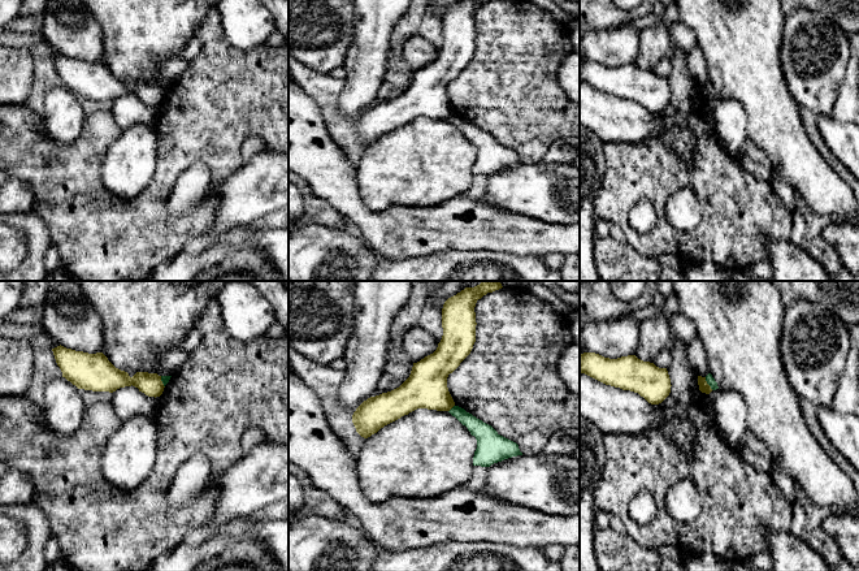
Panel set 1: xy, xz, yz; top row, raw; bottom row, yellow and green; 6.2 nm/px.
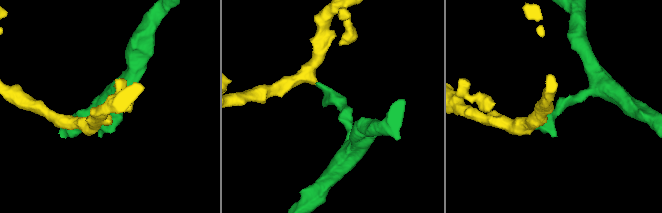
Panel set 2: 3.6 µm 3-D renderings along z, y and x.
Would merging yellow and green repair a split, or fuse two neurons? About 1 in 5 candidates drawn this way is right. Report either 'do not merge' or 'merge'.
do not merge

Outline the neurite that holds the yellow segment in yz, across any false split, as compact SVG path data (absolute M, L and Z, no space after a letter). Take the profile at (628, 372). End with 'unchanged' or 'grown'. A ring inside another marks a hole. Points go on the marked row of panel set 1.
M583 352L580 354L580 372L606 385L638 393L651 405L661 403L672 386L667 368L643 362L635 355L609 359Z | unchanged

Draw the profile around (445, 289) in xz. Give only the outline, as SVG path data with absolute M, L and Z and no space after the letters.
M441 281L437 285L437 290L433 295L429 295L429 300L437 306L441 311L444 302L464 290L465 287L474 287L481 282L500 282L500 281Z

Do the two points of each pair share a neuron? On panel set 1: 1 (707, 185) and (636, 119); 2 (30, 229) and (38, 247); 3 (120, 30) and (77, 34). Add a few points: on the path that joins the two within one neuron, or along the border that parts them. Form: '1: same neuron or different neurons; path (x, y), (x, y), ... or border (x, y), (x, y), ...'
1: different neurons; border (624, 142), (638, 143), (659, 137), (677, 155)
2: same neuron; path (34, 233), (38, 243)
3: different neurons; border (91, 13), (102, 31), (102, 60)

